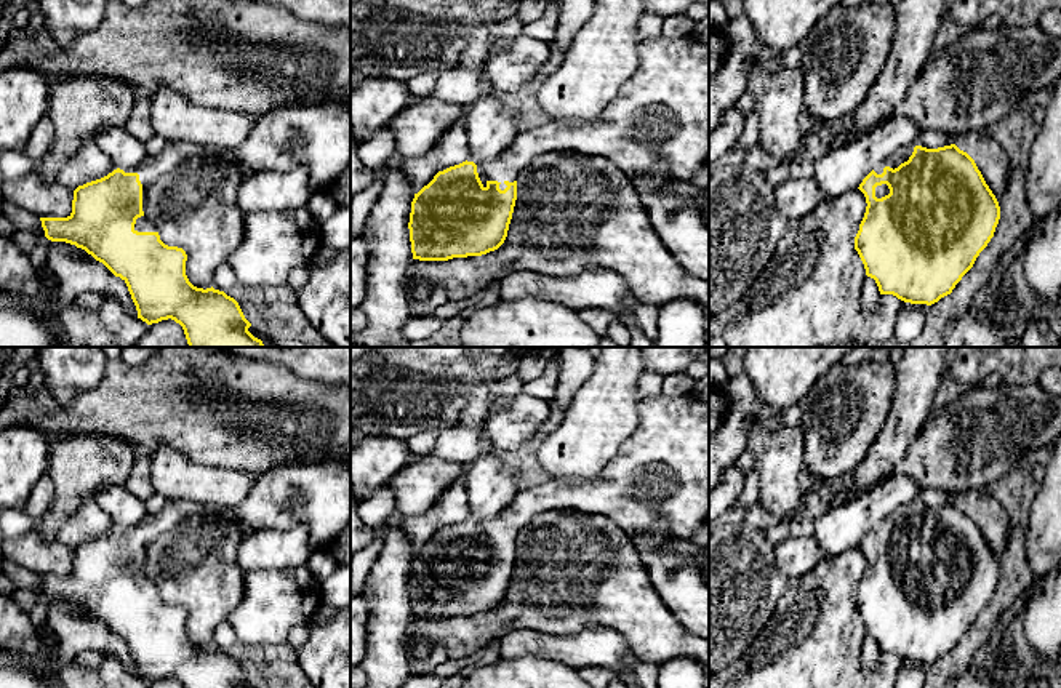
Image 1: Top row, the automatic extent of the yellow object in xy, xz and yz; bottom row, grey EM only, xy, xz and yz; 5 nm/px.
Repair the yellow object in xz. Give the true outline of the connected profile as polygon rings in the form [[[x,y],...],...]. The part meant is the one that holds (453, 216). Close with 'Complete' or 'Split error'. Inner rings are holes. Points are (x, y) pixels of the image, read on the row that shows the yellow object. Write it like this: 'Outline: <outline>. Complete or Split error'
Outline: [[[691,35],[642,40],[634,74],[597,123],[549,122],[520,131],[496,158],[469,155],[466,162],[438,171],[411,202],[408,229],[413,259],[448,261],[498,250],[507,237],[518,174],[536,157],[554,150],[608,158],[629,179],[664,162],[666,174],[674,182],[691,182],[709,157],[709,43]]]. Split error

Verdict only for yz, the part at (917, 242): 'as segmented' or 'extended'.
extended

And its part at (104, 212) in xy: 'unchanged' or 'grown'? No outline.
grown

